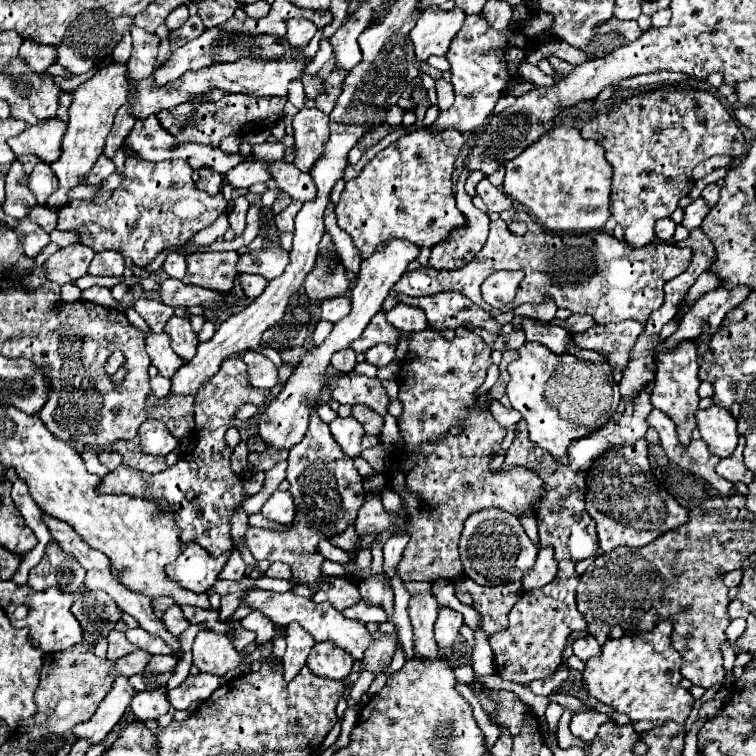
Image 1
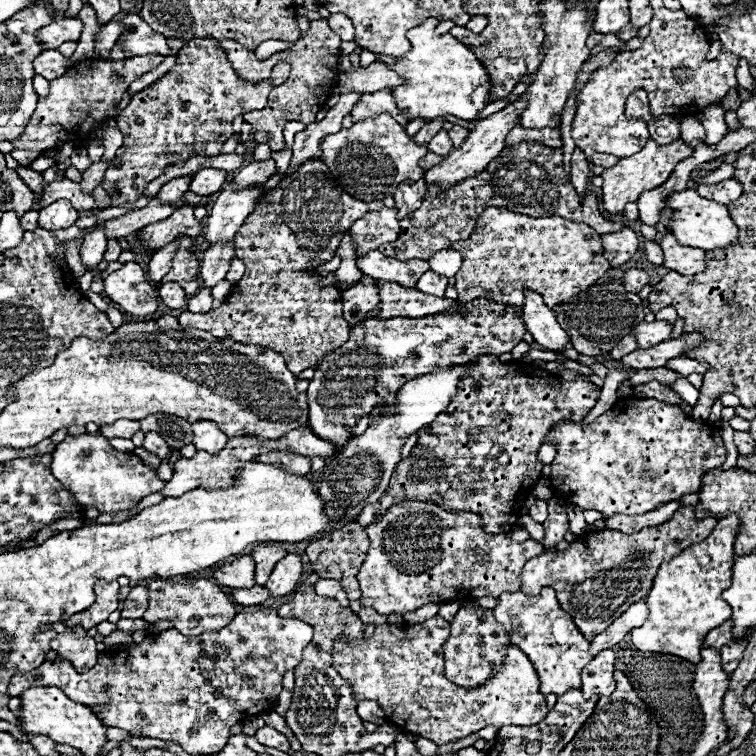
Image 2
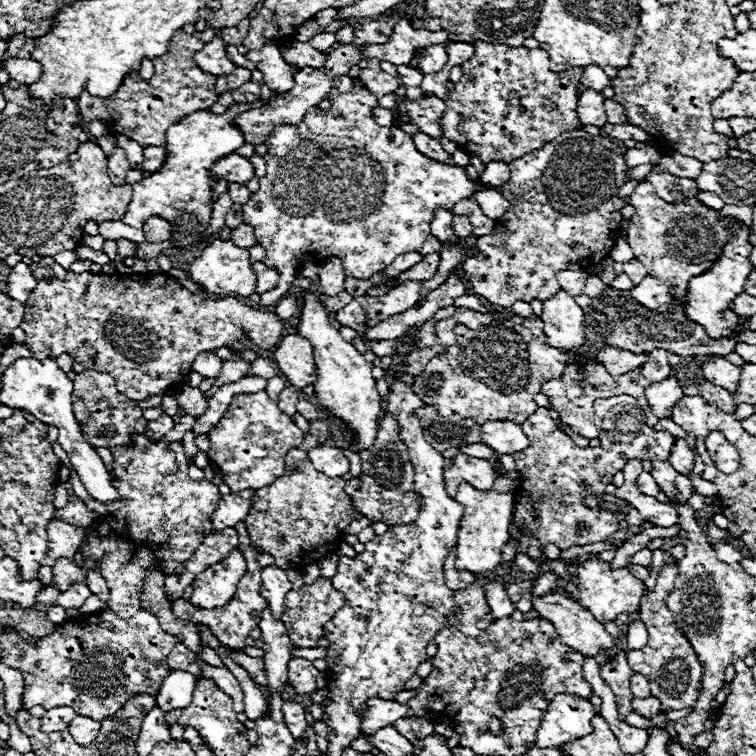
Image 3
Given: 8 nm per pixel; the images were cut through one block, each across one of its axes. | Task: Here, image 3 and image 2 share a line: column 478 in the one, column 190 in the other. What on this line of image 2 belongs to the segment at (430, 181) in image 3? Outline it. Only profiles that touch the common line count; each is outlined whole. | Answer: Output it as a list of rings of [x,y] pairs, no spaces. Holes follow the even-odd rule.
[[[204,168],[200,172],[194,174],[192,184],[190,184],[190,192],[198,194],[198,196],[210,196],[214,192],[220,190],[220,186],[224,184],[228,172],[226,170],[218,170],[218,168]]]

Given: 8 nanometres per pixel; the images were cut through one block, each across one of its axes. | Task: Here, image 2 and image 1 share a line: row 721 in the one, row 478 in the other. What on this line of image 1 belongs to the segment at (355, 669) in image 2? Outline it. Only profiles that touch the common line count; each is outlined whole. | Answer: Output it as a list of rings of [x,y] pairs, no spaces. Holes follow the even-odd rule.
[[[420,330],[420,332],[410,332],[410,342],[408,342],[408,356],[404,360],[404,366],[400,366],[398,372],[398,384],[400,392],[398,398],[404,406],[402,416],[398,418],[400,434],[402,434],[402,444],[400,450],[396,452],[398,462],[394,460],[392,470],[388,468],[388,486],[398,492],[404,500],[404,516],[394,516],[384,510],[380,494],[366,494],[364,506],[358,512],[358,520],[354,524],[358,538],[364,538],[368,534],[380,534],[388,530],[390,526],[396,524],[394,532],[406,532],[410,534],[408,546],[404,548],[402,560],[396,566],[396,572],[402,580],[426,580],[434,582],[438,578],[454,580],[464,574],[464,568],[460,564],[460,532],[464,526],[464,520],[472,512],[480,512],[480,508],[500,508],[504,512],[512,512],[514,516],[534,516],[532,504],[544,496],[544,480],[536,476],[536,472],[528,468],[500,468],[500,472],[490,470],[492,454],[502,448],[502,440],[506,438],[508,430],[502,428],[490,410],[484,410],[478,406],[478,398],[474,392],[484,384],[486,380],[486,370],[492,364],[490,358],[490,346],[473,331],[468,331],[462,336],[456,336],[452,342],[448,342],[442,334],[432,332],[432,330]],[[452,426],[460,426],[462,432],[454,436],[450,432]]]

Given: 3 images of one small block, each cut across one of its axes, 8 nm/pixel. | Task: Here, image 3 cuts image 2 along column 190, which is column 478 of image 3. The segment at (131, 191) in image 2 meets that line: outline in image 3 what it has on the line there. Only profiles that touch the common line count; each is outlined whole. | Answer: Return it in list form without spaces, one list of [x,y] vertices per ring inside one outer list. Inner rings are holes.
[[[478,40],[474,42],[472,60],[462,64],[462,78],[444,100],[446,110],[440,118],[442,132],[484,164],[492,160],[512,162],[552,142],[558,134],[580,128],[576,92],[582,72],[584,68],[580,66],[568,68],[566,72],[552,72],[548,68],[548,54],[540,48],[510,48]]]

